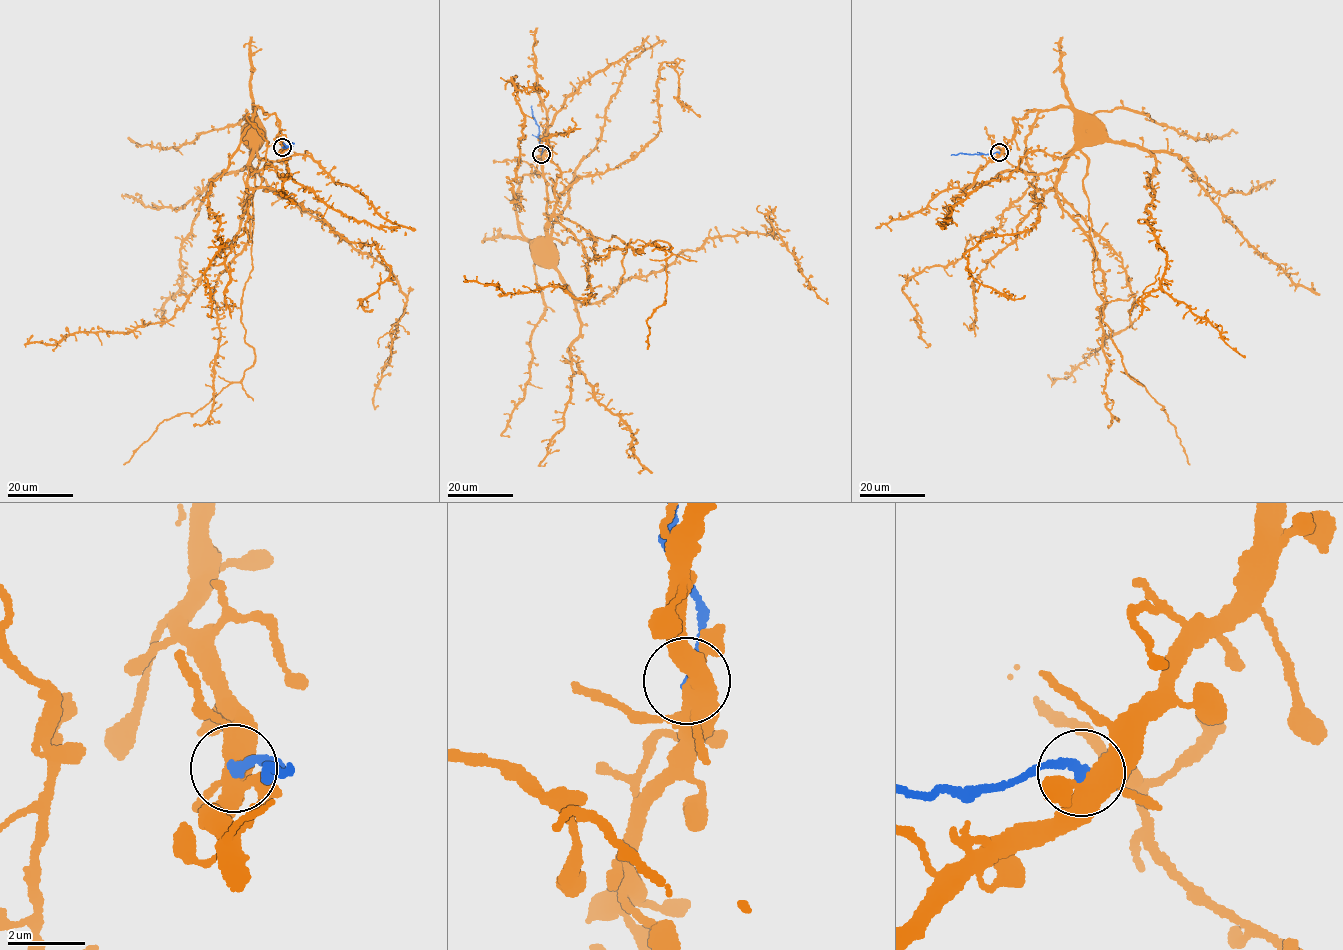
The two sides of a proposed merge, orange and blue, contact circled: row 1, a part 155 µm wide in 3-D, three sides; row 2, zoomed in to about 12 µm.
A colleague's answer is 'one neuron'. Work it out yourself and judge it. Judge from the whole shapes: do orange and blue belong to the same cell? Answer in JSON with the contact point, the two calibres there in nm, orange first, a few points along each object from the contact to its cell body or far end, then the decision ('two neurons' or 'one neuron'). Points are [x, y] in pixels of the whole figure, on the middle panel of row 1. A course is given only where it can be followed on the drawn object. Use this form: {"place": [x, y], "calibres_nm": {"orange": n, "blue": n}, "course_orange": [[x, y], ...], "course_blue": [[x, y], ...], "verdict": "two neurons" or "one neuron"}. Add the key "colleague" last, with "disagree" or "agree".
{"place": [541, 154], "calibres_nm": {"orange": 400, "blue": 220}, "course_orange": [[541, 155], [535, 172], [523, 176], [516, 197], [516, 216], [518, 228], [530, 245], [543, 248]], "course_blue": [[541, 154], [539, 127], [531, 106]], "verdict": "two neurons", "colleague": "disagree"}

